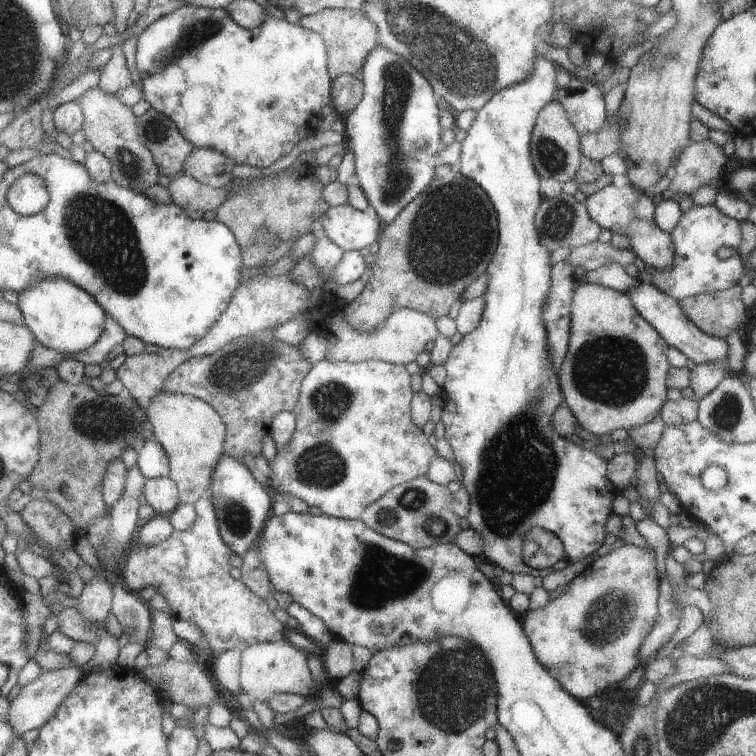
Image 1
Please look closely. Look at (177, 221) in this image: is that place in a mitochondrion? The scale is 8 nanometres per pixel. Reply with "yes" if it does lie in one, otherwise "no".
no

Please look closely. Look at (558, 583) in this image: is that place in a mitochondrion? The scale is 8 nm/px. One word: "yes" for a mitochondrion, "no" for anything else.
no

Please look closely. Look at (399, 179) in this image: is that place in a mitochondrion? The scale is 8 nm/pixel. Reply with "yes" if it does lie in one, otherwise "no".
yes

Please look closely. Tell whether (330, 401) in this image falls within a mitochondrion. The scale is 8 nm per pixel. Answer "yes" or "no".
yes

